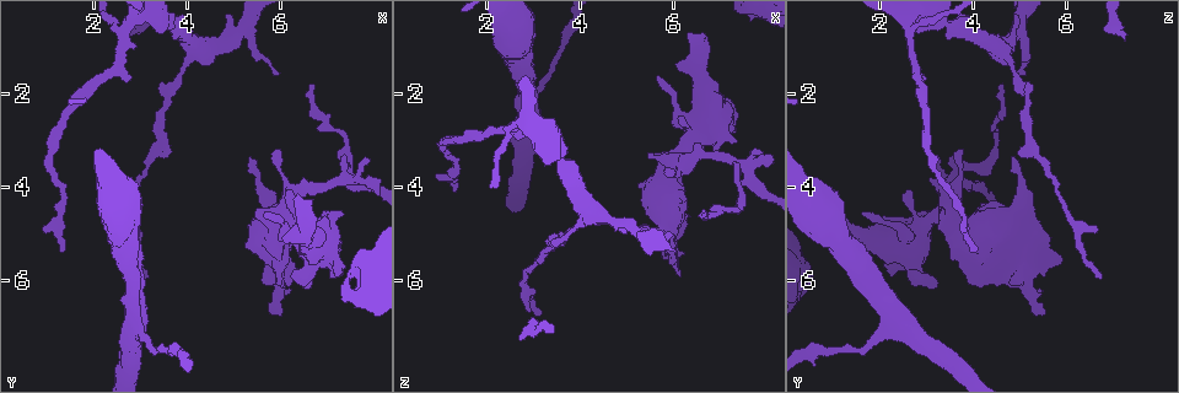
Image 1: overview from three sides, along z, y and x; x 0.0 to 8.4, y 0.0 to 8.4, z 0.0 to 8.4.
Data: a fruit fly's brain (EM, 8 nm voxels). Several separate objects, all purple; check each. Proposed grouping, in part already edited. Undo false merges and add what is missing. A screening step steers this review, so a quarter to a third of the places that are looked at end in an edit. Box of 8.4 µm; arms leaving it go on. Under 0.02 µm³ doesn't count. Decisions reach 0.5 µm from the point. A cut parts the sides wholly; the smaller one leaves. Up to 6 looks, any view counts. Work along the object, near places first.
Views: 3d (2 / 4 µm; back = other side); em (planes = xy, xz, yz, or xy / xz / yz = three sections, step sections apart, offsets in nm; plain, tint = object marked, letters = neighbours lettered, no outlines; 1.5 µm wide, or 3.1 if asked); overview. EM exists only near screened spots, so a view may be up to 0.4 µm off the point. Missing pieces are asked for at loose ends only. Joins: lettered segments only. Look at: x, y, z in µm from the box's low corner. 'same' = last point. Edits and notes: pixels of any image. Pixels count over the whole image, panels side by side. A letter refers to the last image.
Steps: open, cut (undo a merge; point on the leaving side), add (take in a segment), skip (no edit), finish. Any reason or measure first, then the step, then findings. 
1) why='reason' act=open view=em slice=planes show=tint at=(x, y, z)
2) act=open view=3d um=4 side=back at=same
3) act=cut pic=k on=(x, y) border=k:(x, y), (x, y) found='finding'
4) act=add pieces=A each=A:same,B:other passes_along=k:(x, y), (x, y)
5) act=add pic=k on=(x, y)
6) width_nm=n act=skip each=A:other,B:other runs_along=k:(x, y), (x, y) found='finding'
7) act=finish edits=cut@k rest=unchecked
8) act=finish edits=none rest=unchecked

why='long arm stops here' act=open view=3d um=4 at=(1.30, 5.40, 3.95)

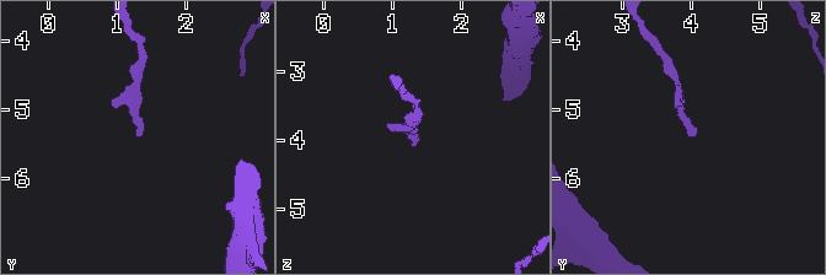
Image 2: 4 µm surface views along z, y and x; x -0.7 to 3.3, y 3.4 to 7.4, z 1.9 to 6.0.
why='now the EM' act=open view=em slice=xz step=4 show=letters at=(1.35, 5.35, 3.95)

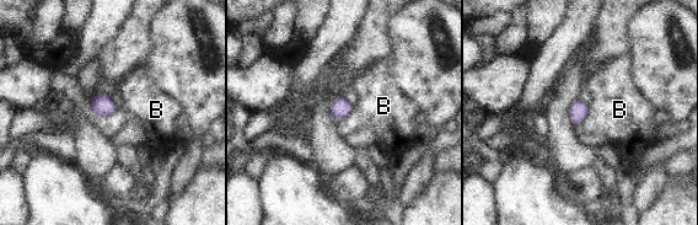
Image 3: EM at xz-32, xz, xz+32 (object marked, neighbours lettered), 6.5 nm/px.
longest_contact=B:170nm act=skip each=B:other border=3:(117, 111), (109, 116), (92, 114) found='no lettered segment goes on from it'

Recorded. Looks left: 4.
why='free end' act=open view=3d um=4 at=(5.80, 6.70, 5.60)

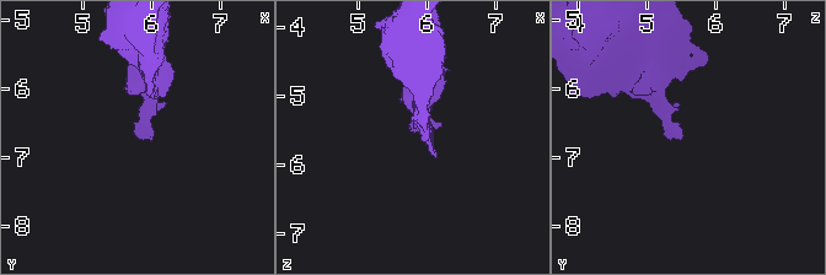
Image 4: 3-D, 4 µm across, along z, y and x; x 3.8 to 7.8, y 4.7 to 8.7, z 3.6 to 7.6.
act=open view=em slice=planes show=letters at=(5.80, 6.70, 5.55)

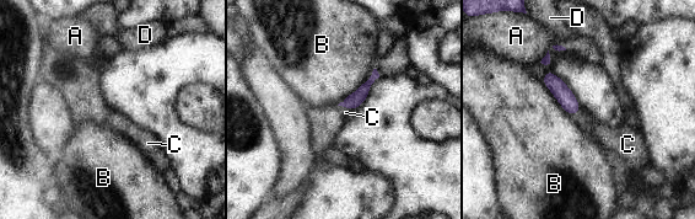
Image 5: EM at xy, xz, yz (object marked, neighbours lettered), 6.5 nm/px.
act=skip each=A:other,B:other,C:other,D:other runs_along=5:(375, 74), (365, 87), (345, 103) found='no lettered segment goes on from it'

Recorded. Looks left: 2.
why='branch stops here' act=open view=em slice=yz step=8 show=letters at=(7.90, 3.50, 3.30)

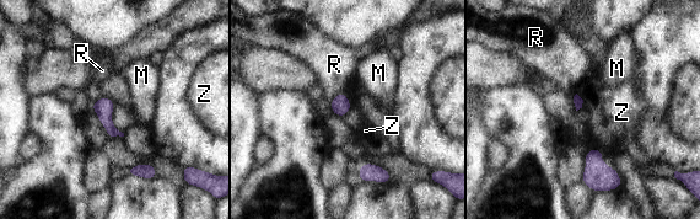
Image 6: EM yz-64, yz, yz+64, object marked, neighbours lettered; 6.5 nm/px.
why='another direction' act=open view=em slice=planes show=letters at=same

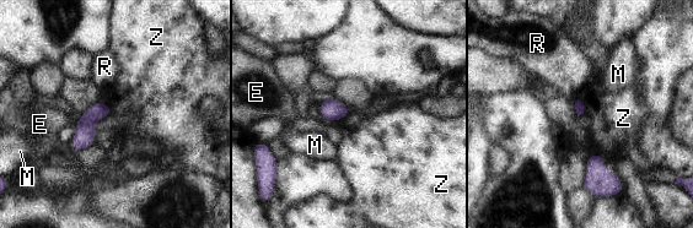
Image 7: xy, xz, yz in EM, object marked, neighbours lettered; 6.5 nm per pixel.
act=skip each=E:other,M:other,R:other,Z:other found='no lettered segment goes on from it'

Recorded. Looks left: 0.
act=finish edits=none rest=unchecked

